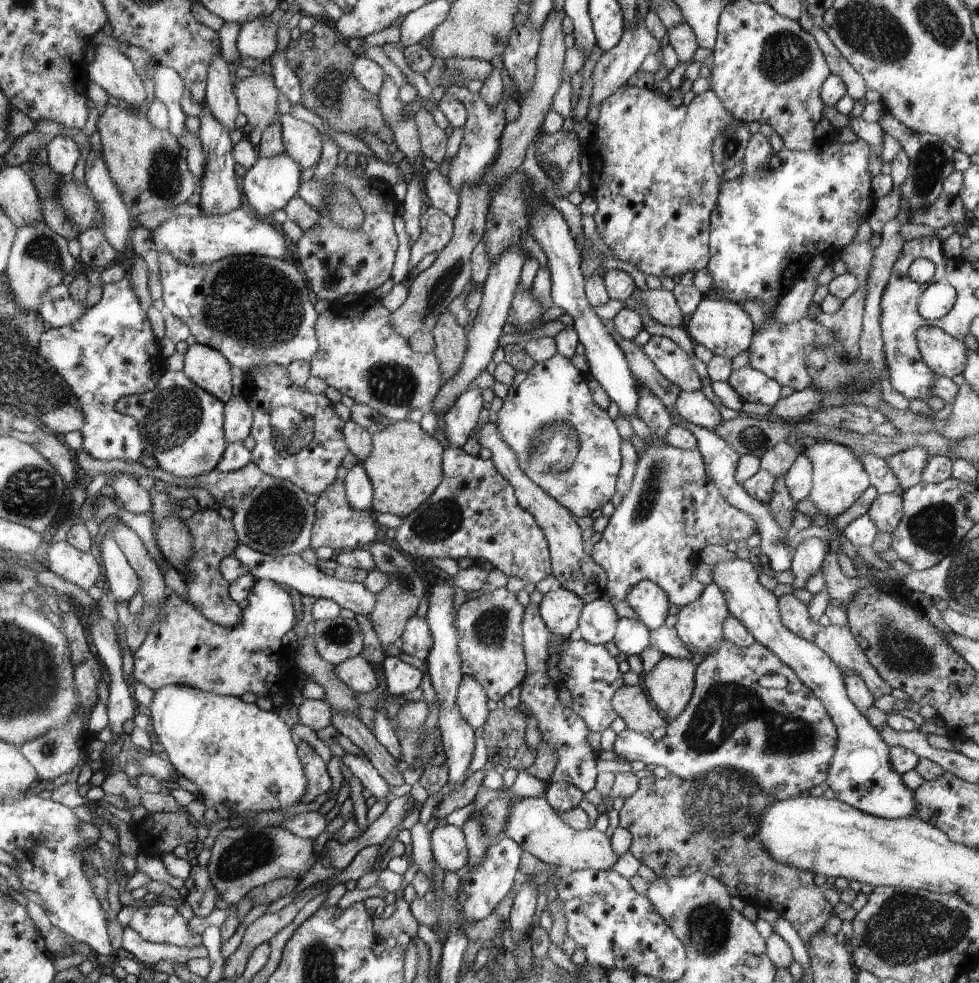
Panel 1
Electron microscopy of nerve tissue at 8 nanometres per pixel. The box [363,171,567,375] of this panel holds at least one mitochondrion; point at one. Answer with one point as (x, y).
(440, 289)

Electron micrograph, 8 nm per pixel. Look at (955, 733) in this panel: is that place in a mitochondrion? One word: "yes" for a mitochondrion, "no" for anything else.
no

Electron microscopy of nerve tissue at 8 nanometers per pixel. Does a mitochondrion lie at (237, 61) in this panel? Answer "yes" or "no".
no

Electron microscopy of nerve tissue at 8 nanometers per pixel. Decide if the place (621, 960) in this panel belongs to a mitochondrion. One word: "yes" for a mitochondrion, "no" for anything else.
no

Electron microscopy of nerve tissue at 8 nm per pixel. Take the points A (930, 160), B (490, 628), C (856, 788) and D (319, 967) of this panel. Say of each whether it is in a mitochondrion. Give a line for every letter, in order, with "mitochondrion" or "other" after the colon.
A: mitochondrion
B: mitochondrion
C: other
D: mitochondrion

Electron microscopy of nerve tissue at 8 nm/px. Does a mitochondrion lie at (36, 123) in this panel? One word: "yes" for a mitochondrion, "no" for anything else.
no

